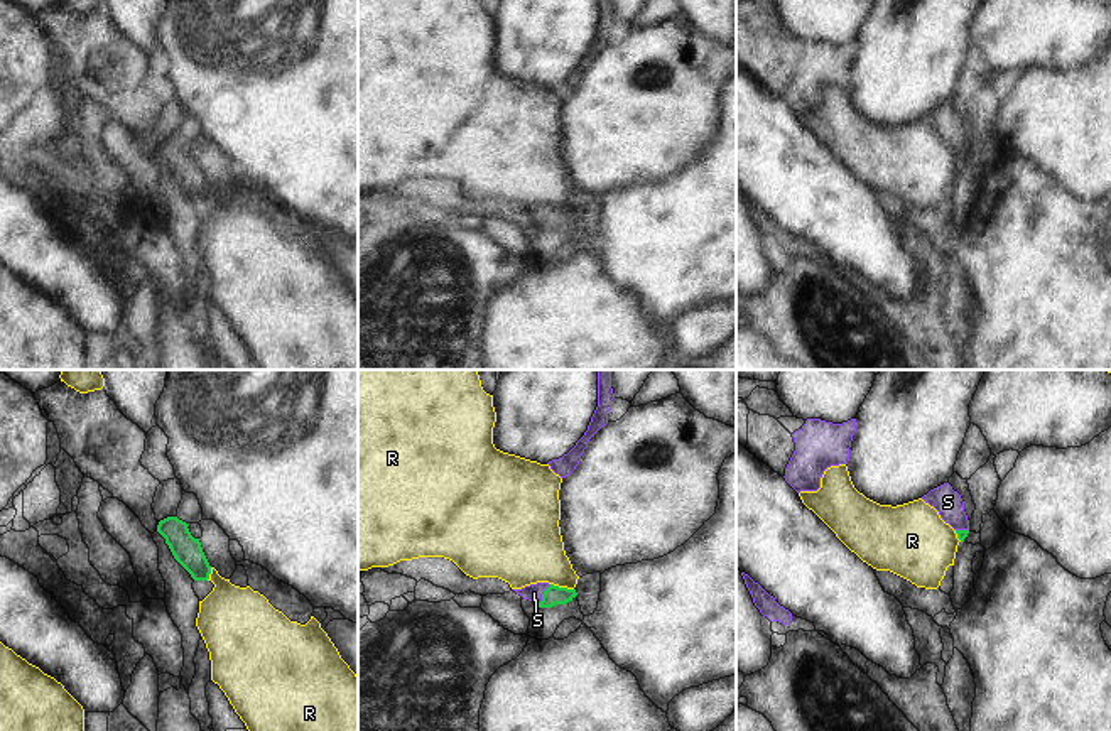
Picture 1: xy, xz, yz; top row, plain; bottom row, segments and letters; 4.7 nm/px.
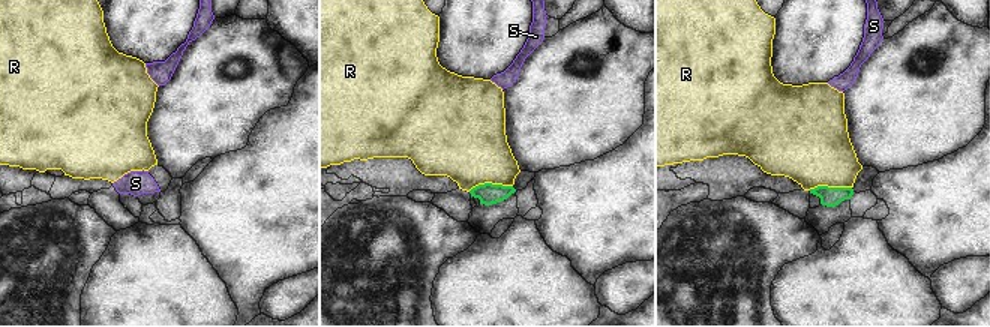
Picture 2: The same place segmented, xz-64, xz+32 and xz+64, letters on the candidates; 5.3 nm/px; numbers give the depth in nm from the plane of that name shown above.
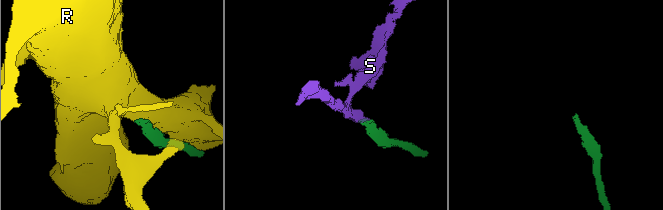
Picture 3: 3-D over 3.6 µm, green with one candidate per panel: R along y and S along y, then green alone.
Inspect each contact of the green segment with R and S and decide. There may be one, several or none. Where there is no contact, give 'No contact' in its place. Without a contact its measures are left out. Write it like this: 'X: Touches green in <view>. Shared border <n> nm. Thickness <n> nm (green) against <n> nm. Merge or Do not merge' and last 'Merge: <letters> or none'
R: Touches green in xz. Shared border 120 nm. Thickness 90 nm (green) against 340 nm. Do not merge
S: Touches green in xz. Shared border 120 nm. Thickness 90 nm (green) against 80 nm. Merge
Merge: S

